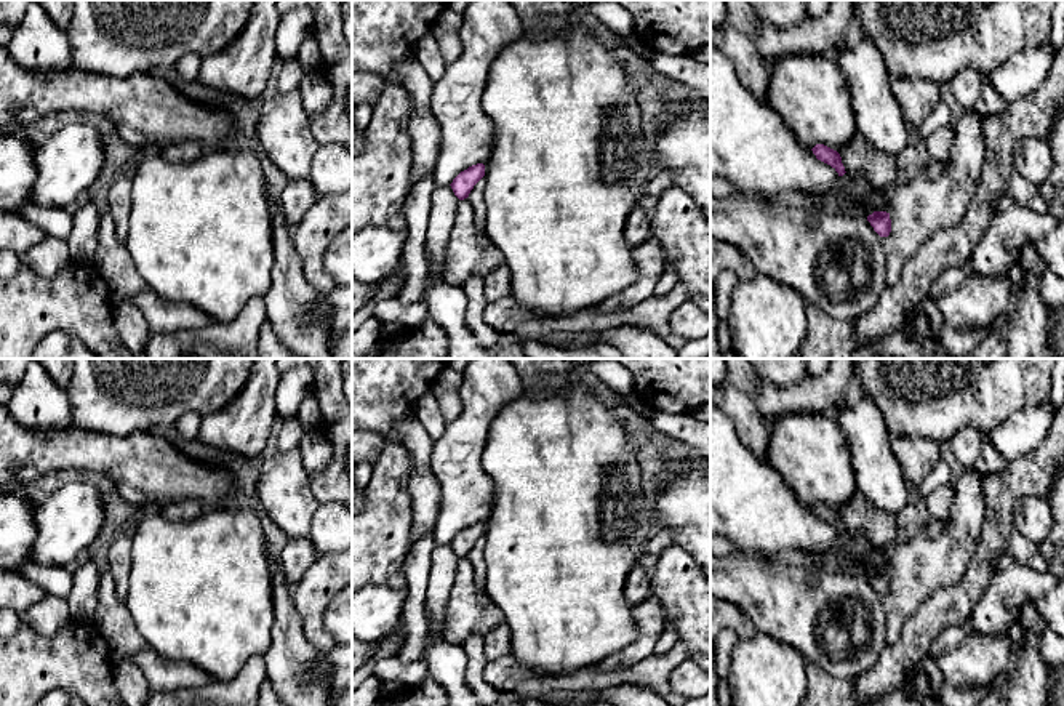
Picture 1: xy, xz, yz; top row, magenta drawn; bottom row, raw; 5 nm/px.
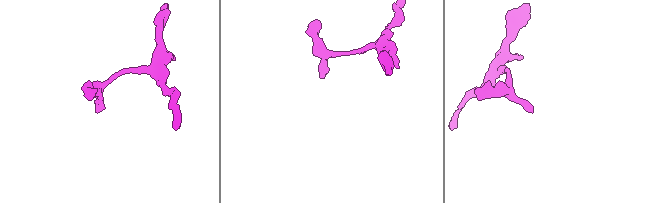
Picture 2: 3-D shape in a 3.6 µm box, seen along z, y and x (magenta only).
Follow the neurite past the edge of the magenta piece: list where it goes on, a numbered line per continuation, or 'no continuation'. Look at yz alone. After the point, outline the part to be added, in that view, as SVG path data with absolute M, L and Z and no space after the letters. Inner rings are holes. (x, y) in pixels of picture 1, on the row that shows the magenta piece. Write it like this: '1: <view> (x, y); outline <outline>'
no continuation

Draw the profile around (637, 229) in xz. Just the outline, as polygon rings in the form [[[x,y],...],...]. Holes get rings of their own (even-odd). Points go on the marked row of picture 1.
[[[635,207],[626,223],[624,239],[626,243],[634,248],[653,237],[650,213],[640,207]]]

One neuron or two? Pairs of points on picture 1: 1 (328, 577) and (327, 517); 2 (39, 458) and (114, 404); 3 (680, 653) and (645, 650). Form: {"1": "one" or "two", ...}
{"1": "two", "2": "two", "3": "two"}

